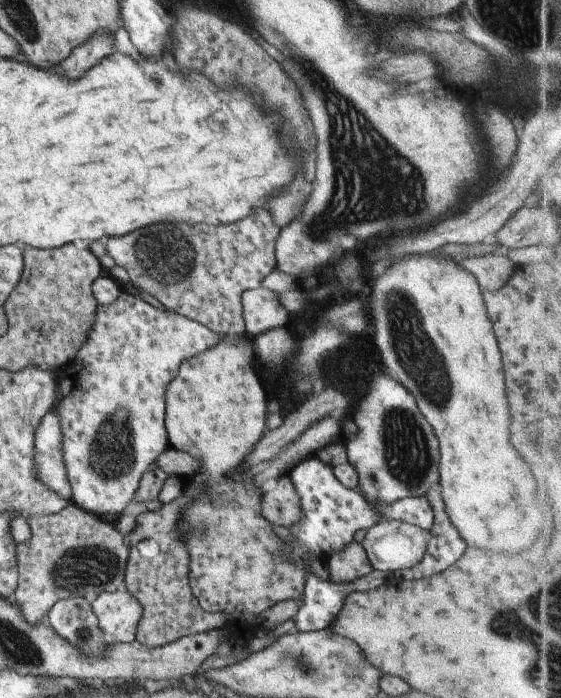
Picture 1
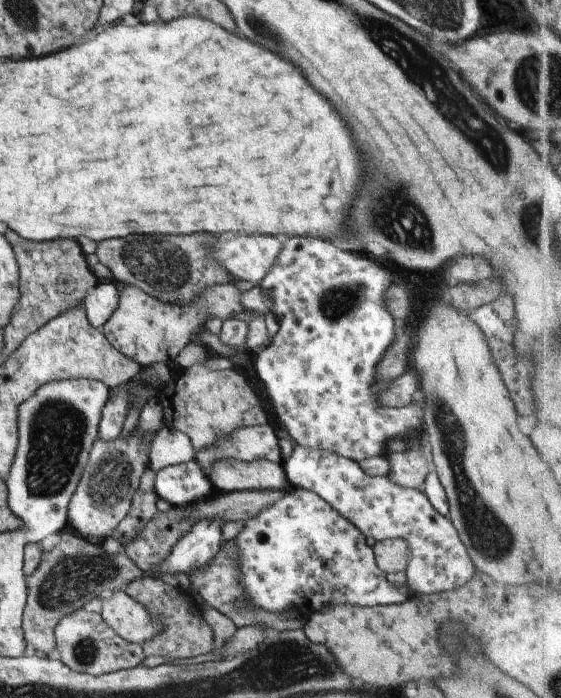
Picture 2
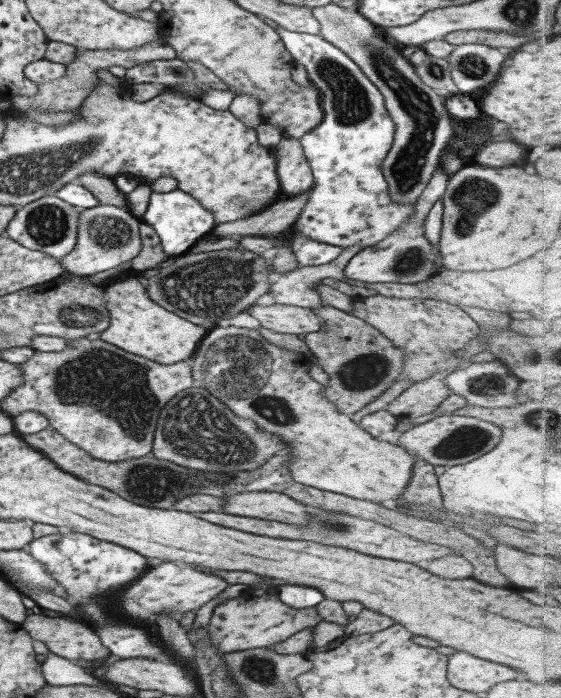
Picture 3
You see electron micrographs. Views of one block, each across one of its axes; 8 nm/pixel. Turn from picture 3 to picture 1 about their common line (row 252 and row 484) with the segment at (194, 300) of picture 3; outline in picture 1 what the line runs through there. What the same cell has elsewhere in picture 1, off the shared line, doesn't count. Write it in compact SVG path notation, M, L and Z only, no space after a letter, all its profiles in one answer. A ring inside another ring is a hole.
M257 287L246 290L242 294L241 302L247 335L238 337L228 335L217 345L185 361L180 366L176 378L168 384L165 396L165 426L171 447L176 451L192 454L202 464L196 476L186 479L187 486L191 482L200 480L200 492L192 502L188 502L182 508L182 514L178 518L178 532L190 554L188 572L190 591L205 612L228 614L227 640L218 646L216 654L210 655L200 665L200 673L209 673L246 660L246 655L241 656L241 654L244 649L250 649L249 641L257 629L253 622L255 617L280 602L292 598L304 598L304 584L306 584L304 570L290 564L288 560L284 562L280 560L277 549L283 541L272 530L273 525L262 518L262 497L254 490L254 480L252 480L254 475L248 473L242 476L236 472L240 464L244 463L244 458L261 440L262 432L266 430L264 424L266 424L267 408L264 402L264 390L252 369L254 355L252 338L258 337L263 332L286 327L289 322L289 312L280 304L277 292L272 292L268 288Z

